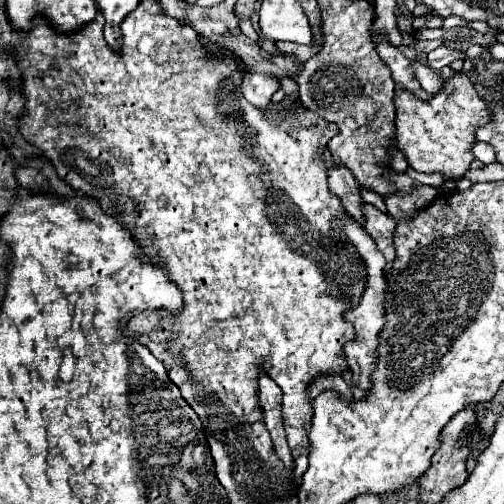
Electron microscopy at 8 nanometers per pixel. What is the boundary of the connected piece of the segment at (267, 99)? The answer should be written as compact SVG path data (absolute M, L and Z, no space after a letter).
M248 75L248 81L242 83L244 97L254 103L254 107L268 107L272 103L272 95L280 87L280 81L276 77L264 77L264 75Z

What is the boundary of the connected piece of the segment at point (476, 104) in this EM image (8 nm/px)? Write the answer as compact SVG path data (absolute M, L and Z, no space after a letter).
M454 73L442 81L442 89L430 95L430 99L420 99L406 87L400 87L394 93L396 135L392 141L394 147L406 155L408 165L416 171L438 171L444 175L444 179L458 179L474 161L470 153L470 147L476 141L474 129L490 121L490 115L484 99L480 99L466 73Z

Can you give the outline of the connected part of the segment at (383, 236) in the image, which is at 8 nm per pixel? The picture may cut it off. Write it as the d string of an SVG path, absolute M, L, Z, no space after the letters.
M362 203L360 209L362 209L364 221L366 221L366 223L364 223L364 225L366 225L366 231L368 231L370 237L376 241L378 251L386 257L386 263L388 263L388 267L390 267L392 261L394 261L392 233L394 233L394 227L396 227L396 219L394 219L390 213L384 213L384 211L376 209L376 207L370 205L370 203Z

